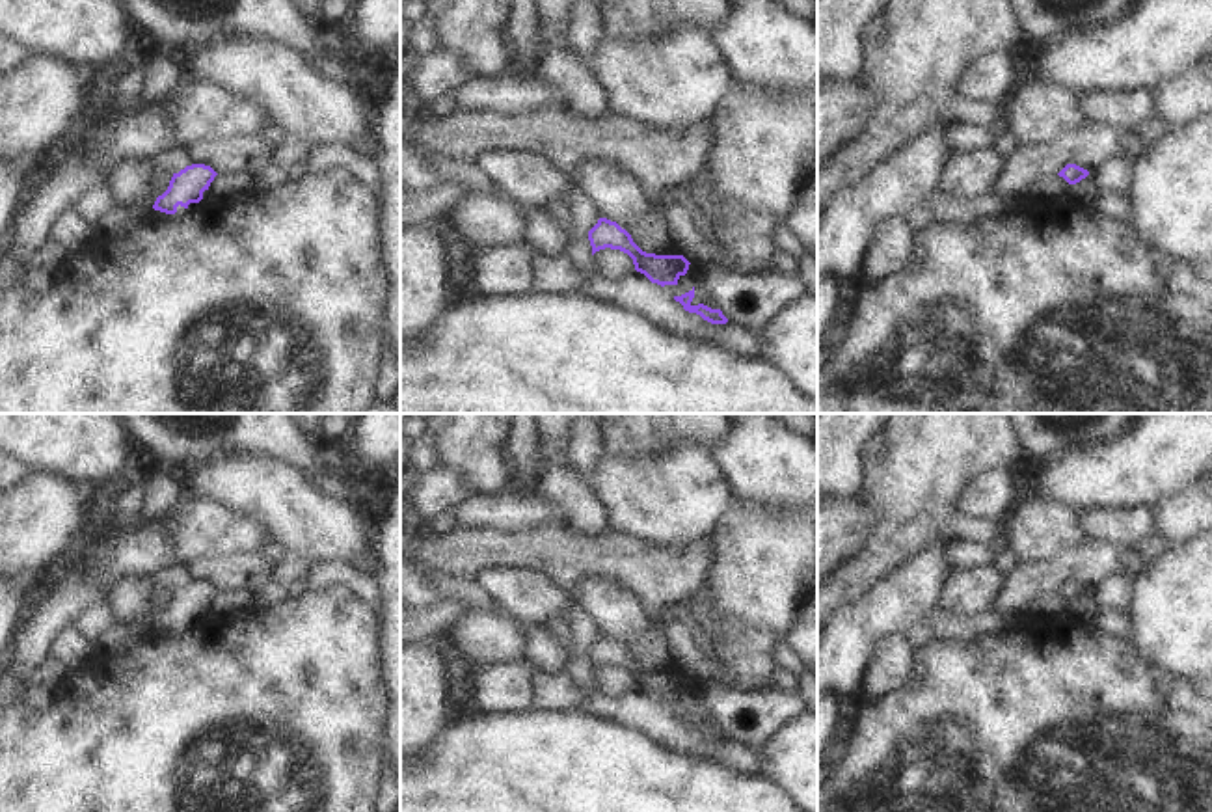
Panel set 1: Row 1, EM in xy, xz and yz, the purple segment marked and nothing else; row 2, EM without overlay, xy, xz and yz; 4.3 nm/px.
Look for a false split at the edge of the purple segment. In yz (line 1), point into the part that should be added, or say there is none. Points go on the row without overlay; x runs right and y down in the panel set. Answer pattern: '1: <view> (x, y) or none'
1: none

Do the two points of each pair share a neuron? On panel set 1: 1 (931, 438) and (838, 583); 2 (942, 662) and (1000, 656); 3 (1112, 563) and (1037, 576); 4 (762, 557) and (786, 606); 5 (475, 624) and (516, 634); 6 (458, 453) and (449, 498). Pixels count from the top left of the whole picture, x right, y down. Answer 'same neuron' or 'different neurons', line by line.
1: same neuron
2: same neuron
3: same neuron
4: same neuron
5: same neuron
6: different neurons

